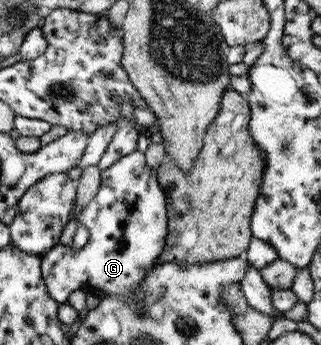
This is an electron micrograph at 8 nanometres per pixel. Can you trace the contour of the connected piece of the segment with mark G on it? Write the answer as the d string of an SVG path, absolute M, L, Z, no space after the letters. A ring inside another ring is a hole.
M136 150L129 154L99 172L97 192L91 201L81 208L79 216L75 219L77 226L83 225L89 233L85 245L76 249L57 243L40 256L40 273L45 291L58 303L65 302L73 290L93 292L95 288L101 288L105 296L125 294L127 299L139 300L137 293L131 293L131 286L139 286L143 276L147 276L147 272L151 272L151 268L158 263L157 258L159 252L163 252L163 242L167 233L165 193L159 187L156 171L147 167L144 153Z

